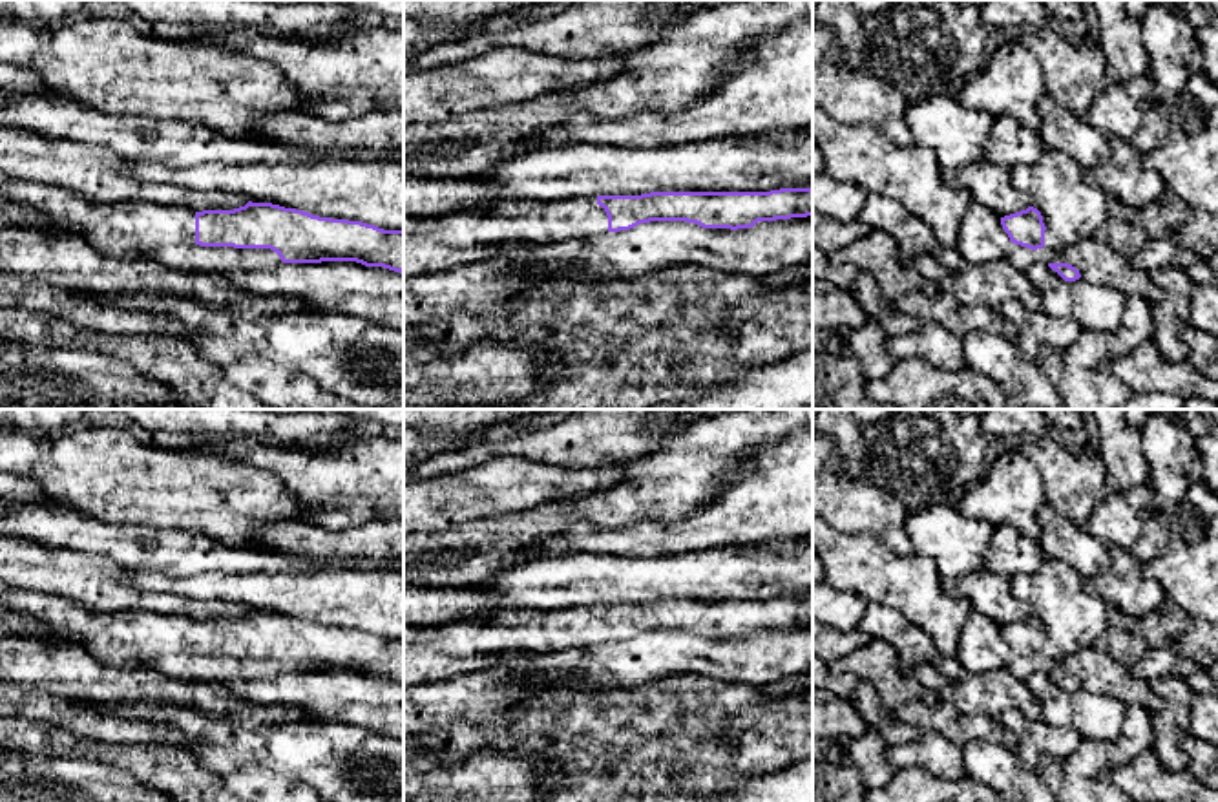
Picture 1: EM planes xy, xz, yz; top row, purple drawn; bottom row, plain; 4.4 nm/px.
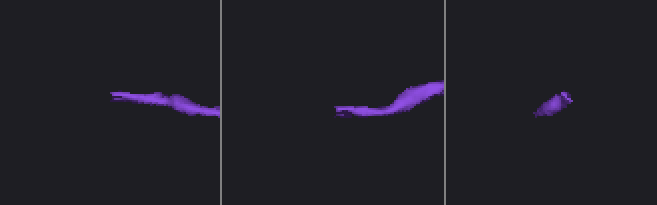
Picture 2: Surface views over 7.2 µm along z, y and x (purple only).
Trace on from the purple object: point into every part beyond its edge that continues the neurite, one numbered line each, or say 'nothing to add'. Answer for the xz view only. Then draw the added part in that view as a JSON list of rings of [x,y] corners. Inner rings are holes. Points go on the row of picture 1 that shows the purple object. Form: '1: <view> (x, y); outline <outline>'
1: xz (453, 240); outline [[[597,197],[500,199],[484,212],[422,219],[416,227],[404,228],[404,278],[475,263],[491,245],[599,236],[608,232],[608,216]]]

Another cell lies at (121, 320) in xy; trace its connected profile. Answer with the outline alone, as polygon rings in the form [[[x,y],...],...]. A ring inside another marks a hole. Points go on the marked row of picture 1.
[[[0,272],[0,307],[53,314],[93,332],[163,332],[181,336],[186,325],[175,318],[110,307],[88,292],[46,285],[20,274]]]

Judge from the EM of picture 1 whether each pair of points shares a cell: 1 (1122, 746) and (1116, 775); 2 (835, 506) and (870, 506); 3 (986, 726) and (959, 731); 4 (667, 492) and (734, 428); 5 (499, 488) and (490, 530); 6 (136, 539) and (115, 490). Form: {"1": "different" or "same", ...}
{"1": "different", "2": "same", "3": "same", "4": "same", "5": "different", "6": "different"}

